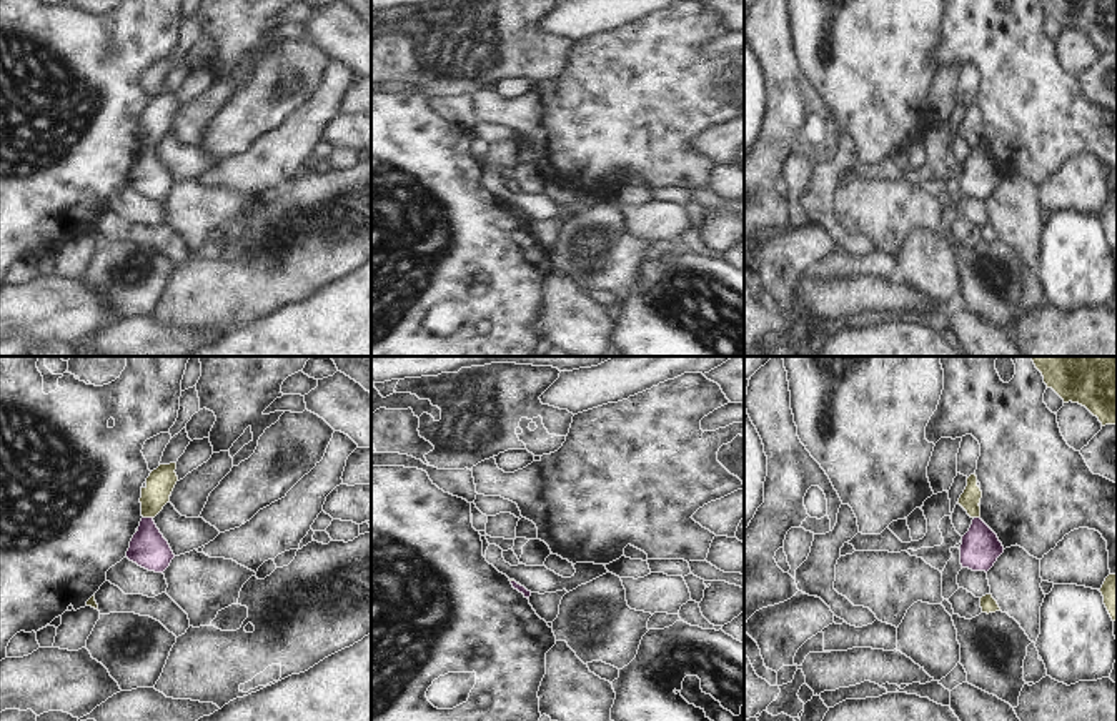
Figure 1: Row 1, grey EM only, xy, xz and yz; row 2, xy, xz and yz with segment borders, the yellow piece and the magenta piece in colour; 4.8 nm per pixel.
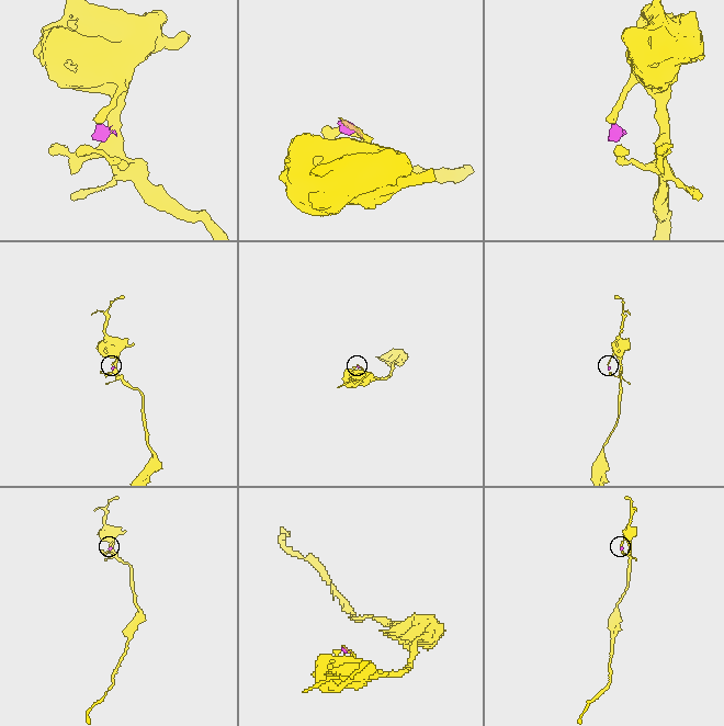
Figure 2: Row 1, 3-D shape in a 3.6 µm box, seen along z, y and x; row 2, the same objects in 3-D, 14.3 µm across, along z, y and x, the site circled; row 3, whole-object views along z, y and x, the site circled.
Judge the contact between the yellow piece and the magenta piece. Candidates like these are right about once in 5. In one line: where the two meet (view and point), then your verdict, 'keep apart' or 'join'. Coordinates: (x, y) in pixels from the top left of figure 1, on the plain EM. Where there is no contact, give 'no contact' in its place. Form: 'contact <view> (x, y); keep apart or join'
contact xy (148, 144); keep apart

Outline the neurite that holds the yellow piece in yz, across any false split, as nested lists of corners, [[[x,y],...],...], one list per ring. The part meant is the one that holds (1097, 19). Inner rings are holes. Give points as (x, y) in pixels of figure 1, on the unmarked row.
[[[1042,0],[1064,30],[1079,30],[1099,45],[1102,53],[1117,52],[1117,0]]]

